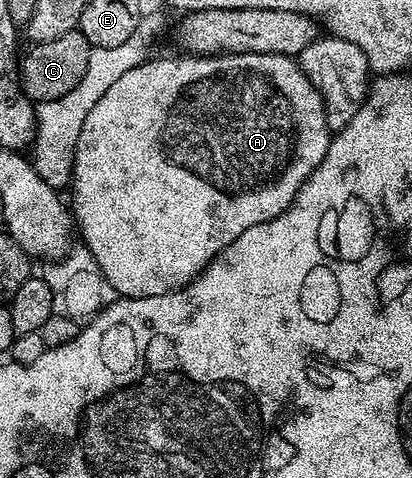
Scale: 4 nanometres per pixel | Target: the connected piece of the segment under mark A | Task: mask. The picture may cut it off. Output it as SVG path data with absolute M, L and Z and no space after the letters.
M221 53L214 57L197 57L194 55L179 56L183 57L163 57L160 61L148 59L144 61L142 65L133 67L133 71L125 71L125 75L121 75L121 79L117 79L117 83L113 83L113 87L109 87L109 91L105 91L105 95L101 95L101 99L97 99L97 103L94 105L93 111L89 111L89 115L85 119L85 124L81 127L81 135L77 139L77 147L75 148L75 170L71 172L71 184L69 186L69 193L75 196L73 221L77 226L78 236L79 233L83 236L82 244L93 255L93 259L97 259L97 267L101 267L105 279L109 279L109 283L113 283L115 292L120 298L152 297L153 295L175 293L178 289L183 289L218 255L218 253L225 247L229 247L229 243L233 243L233 239L237 239L237 235L241 235L241 231L249 231L249 227L257 227L257 223L265 223L269 219L281 215L288 209L293 203L297 191L307 181L308 175L317 168L321 163L321 159L325 157L325 151L329 147L329 143L332 139L332 134L330 132L327 133L327 129L329 130L329 122L327 119L327 110L323 107L323 96L316 91L313 87L313 83L309 83L309 79L301 71L301 67L296 58L277 55L276 53Z

